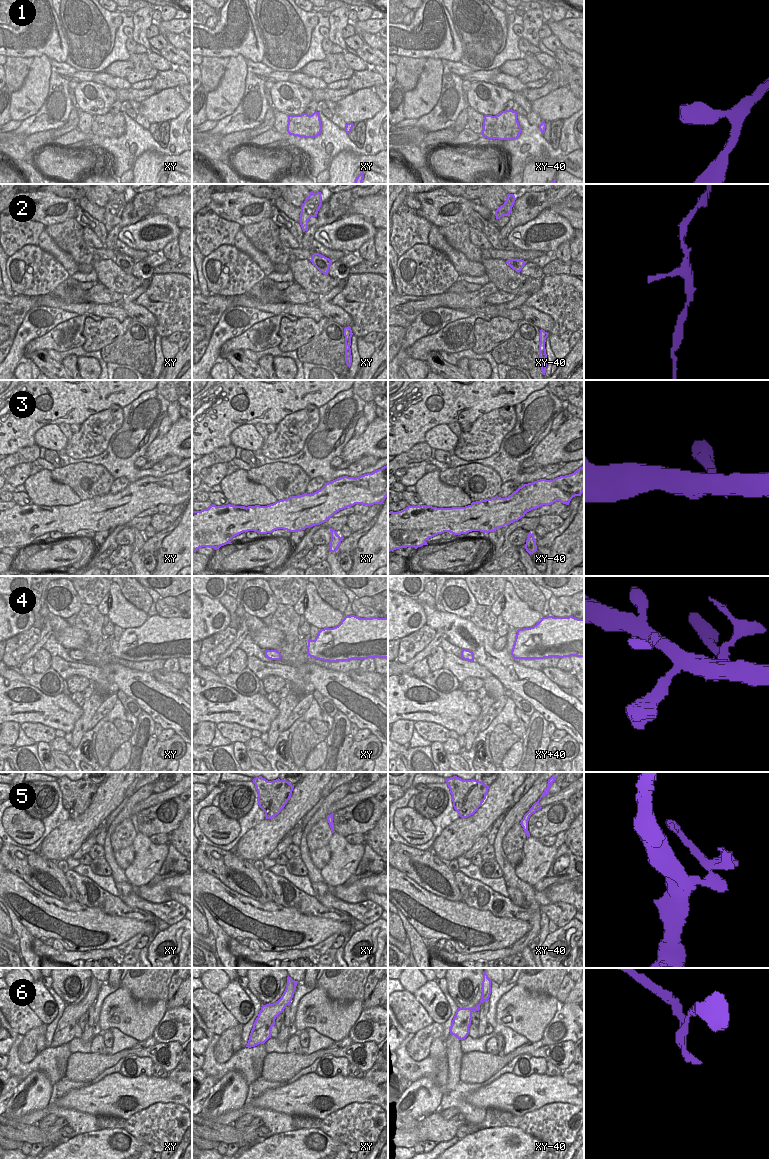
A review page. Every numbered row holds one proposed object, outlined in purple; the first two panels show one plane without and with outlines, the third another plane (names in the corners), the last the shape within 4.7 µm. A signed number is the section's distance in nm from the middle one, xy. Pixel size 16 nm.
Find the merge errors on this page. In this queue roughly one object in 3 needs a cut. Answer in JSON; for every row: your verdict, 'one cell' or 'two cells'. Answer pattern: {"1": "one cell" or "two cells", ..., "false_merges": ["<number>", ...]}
{"1": "one cell", "2": "two cells", "3": "one cell", "4": "one cell", "5": "one cell", "6": "two cells", "false_merges": ["2", "6"]}

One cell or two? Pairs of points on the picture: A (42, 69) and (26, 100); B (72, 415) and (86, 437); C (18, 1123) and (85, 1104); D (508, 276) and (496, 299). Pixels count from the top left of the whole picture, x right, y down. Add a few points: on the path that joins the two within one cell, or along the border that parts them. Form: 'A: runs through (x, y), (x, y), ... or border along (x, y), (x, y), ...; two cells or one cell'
A: runs through (38, 77), (33, 92); one cell
B: border along (101, 410), (91, 414), (81, 424); two cells
C: runs through (35, 1117), (59, 1103), (68, 1103); one cell
D: border along (499, 289), (513, 293), (516, 296); two cells

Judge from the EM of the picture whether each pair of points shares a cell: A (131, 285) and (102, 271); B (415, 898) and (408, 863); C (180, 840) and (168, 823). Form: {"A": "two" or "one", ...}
{"A": "one", "B": "two", "C": "two"}

